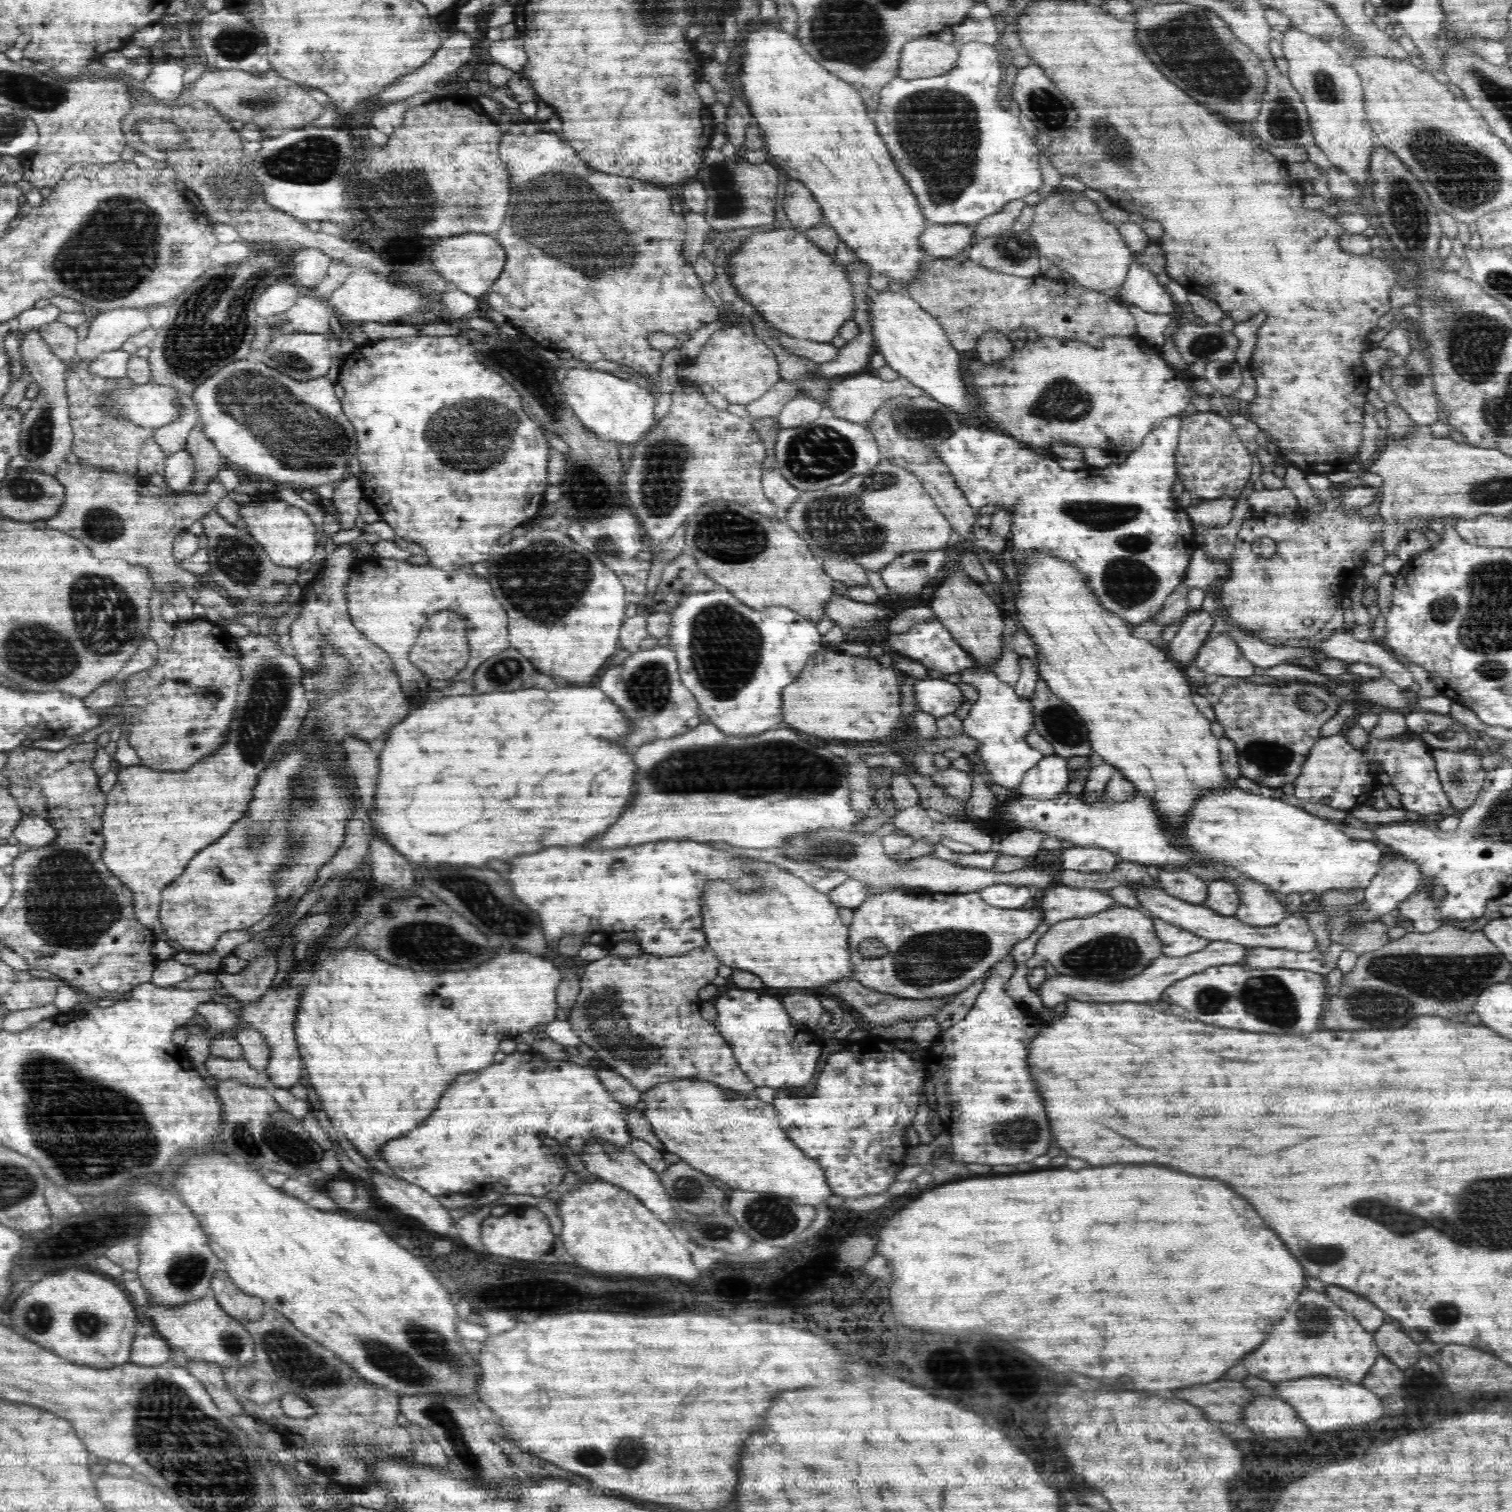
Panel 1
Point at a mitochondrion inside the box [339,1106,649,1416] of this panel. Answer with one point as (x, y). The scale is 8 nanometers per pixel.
(428, 1343)

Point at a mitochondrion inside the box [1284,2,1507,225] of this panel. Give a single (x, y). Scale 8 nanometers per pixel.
(1464, 177)

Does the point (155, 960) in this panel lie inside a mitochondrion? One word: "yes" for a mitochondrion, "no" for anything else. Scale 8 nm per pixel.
no

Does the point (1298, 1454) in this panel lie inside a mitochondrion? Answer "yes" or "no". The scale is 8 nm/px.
no

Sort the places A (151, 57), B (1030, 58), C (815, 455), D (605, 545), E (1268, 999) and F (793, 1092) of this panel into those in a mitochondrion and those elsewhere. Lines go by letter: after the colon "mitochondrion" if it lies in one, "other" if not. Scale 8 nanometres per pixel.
A: other
B: other
C: mitochondrion
D: mitochondrion
E: mitochondrion
F: other

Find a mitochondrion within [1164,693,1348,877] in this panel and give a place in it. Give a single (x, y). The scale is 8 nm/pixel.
(1271, 757)

